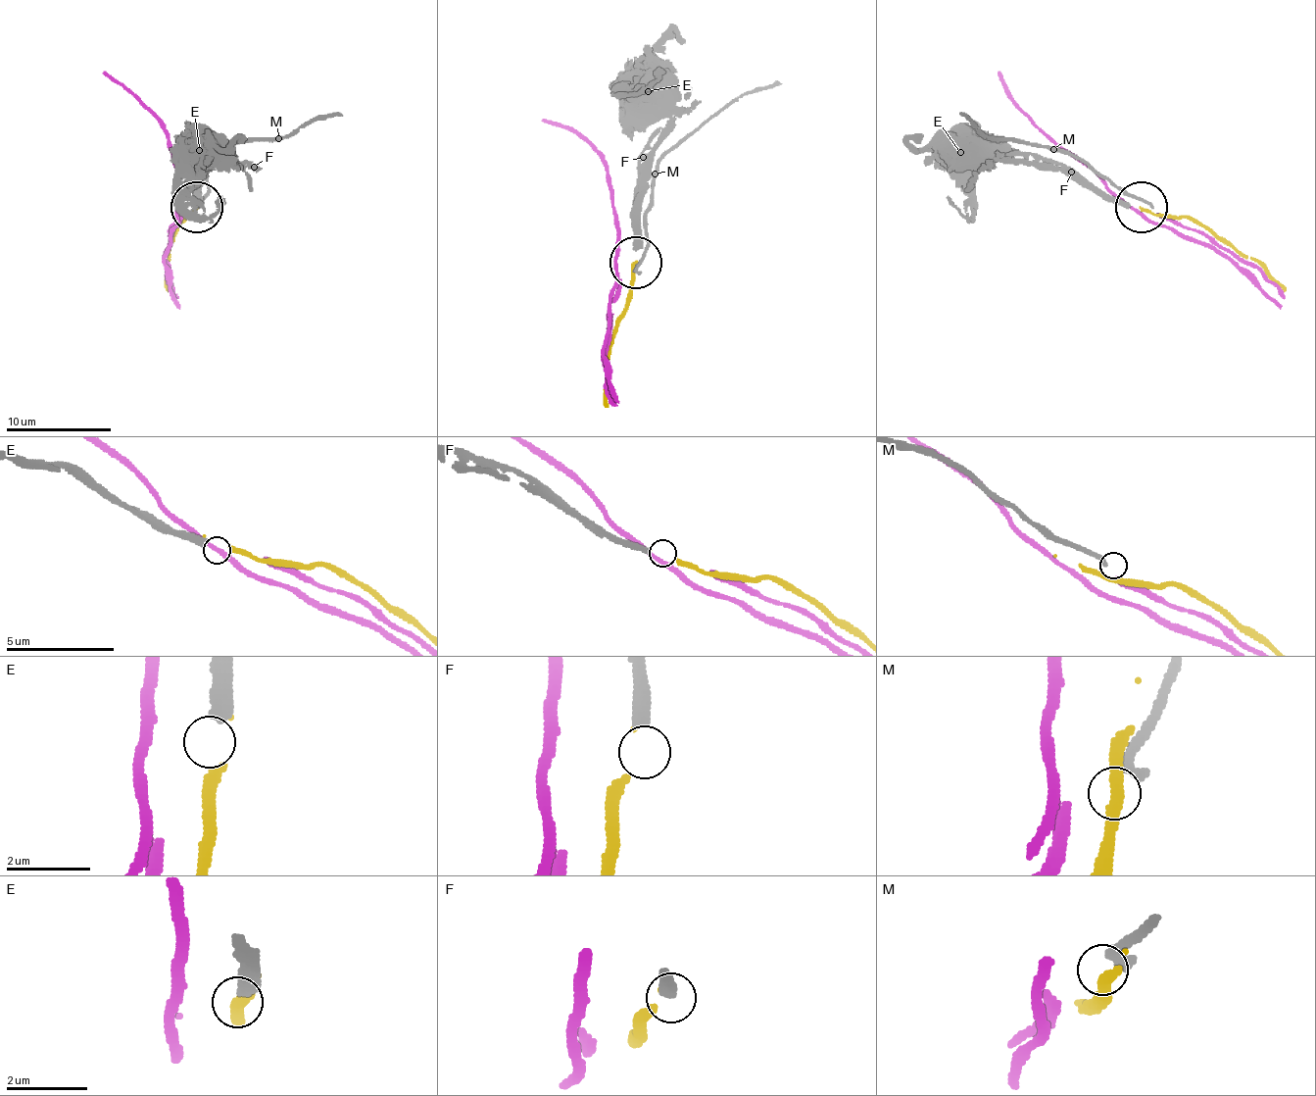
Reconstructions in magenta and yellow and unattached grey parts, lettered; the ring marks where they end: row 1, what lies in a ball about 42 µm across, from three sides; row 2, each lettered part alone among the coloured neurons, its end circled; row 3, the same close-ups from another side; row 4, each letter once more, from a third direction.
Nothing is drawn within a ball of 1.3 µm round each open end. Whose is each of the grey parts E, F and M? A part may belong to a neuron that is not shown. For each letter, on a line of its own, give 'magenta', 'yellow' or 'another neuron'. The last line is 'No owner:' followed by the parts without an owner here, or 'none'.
E: another neuron
F: yellow
M: another neuron
No owner: E, M

